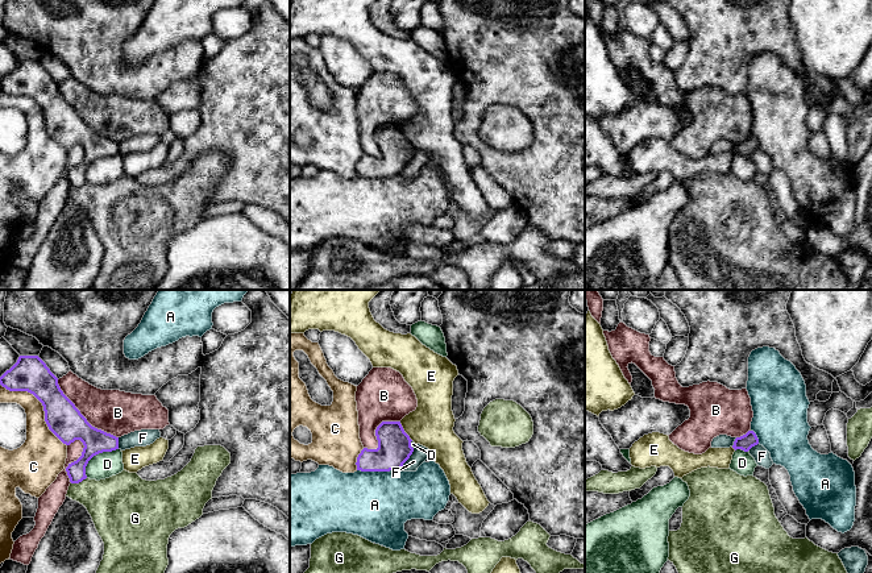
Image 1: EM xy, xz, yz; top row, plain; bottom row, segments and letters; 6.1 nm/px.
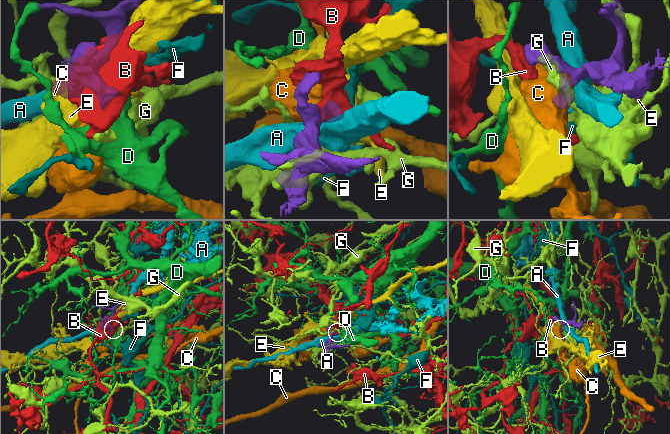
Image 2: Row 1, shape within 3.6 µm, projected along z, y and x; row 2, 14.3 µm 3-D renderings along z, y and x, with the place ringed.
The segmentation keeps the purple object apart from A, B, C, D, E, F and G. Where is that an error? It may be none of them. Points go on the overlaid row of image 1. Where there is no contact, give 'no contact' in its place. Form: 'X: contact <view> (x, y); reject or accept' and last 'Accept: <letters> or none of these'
A: contact xz (378, 470); reject
B: contact xy (82, 415); reject
C: contact xy (42, 405); reject
D: contact xy (95, 455); reject
E: contact xz (403, 431); reject
F: contact xz (408, 457); reject
G: contact xy (78, 482); reject
Accept: none of these

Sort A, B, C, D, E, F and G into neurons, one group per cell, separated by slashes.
A / B / C / D / E / F / G

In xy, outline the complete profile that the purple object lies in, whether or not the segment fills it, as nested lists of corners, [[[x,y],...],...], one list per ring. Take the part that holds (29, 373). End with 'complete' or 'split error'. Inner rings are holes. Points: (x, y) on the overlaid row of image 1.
[[[20,356],[17,362],[0,377],[0,385],[9,391],[28,391],[43,406],[45,422],[49,429],[66,445],[80,440],[84,445],[82,456],[66,468],[71,483],[79,483],[87,478],[88,461],[103,452],[119,449],[119,437],[92,427],[75,404],[63,394],[58,378],[50,371],[38,356]]] | complete

